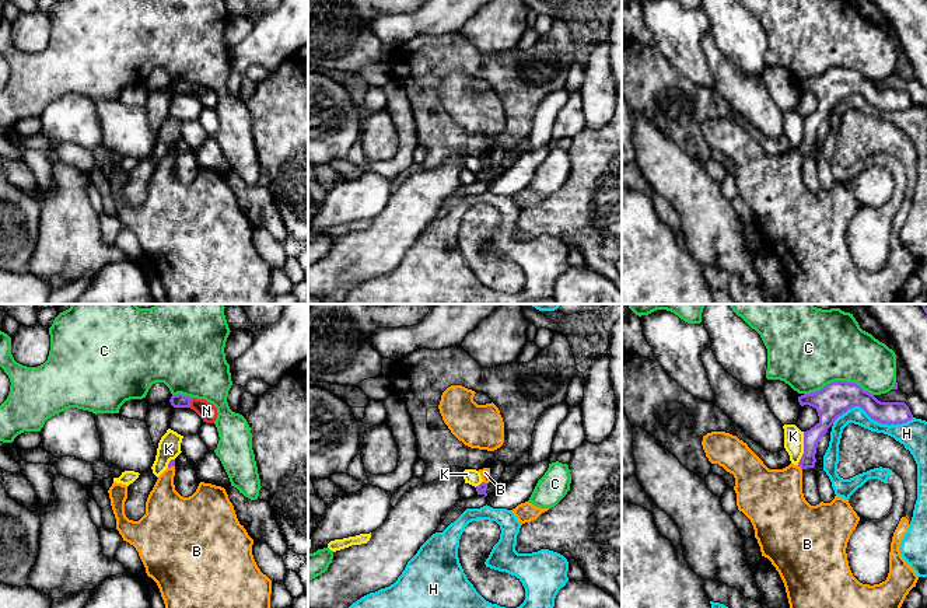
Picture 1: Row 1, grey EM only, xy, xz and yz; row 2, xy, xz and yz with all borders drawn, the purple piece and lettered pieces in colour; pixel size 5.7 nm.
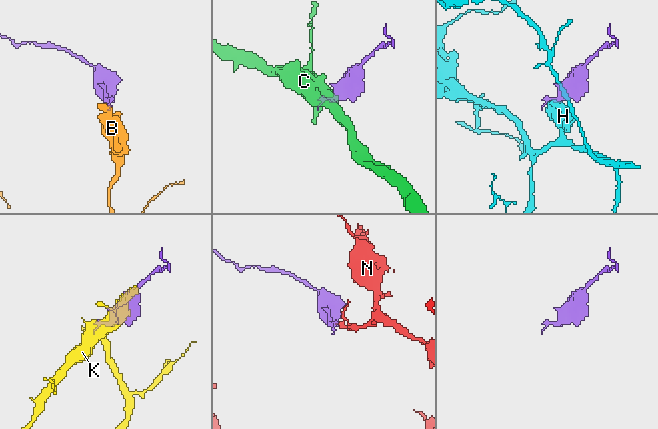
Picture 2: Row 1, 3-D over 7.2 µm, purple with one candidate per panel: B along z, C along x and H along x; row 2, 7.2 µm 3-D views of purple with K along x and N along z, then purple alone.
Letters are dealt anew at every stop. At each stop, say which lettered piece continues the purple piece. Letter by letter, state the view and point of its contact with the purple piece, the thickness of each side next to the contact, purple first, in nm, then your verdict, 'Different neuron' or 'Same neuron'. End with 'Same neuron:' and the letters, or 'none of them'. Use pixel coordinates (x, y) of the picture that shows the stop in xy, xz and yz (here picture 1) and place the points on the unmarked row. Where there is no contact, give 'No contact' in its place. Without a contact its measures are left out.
B: Touches purple at yz (801, 154). Thickness 100 nm (purple) against 360 nm. Different neuron
C: Touches purple at yz (839, 67). Thickness 190 nm (purple) against 440 nm. Different neuron
H: Touches purple at yz (873, 105). Thickness 190 nm (purple) against 160 nm. Different neuron
K: Touches purple at yz (804, 135). Thickness 120 nm (purple) against 110 nm. Different neuron
N: Touches purple at xy (189, 88). Thickness 80 nm (purple) against 100 nm. Same neuron
Same neuron: N

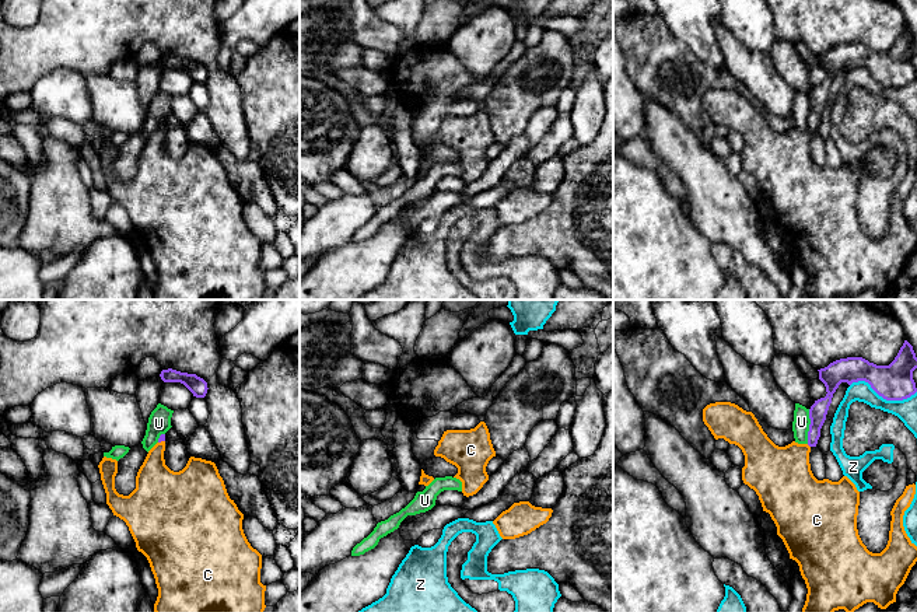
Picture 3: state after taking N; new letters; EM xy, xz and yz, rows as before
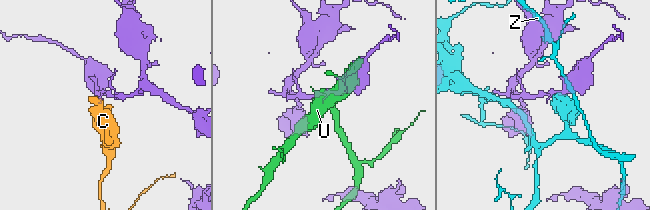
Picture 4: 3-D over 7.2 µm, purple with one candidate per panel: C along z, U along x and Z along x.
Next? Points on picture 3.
C: Touches purple at xy (161, 126). Thickness 30 nm (purple) against 220 nm. Different neuron
U: Touches purple at yz (809, 112). Thickness 100 nm (purple) against 100 nm. Different neuron
Z: Touches purple at yz (884, 84). Thickness 200 nm (purple) against 120 nm. Different neuron
Same neuron: none of them

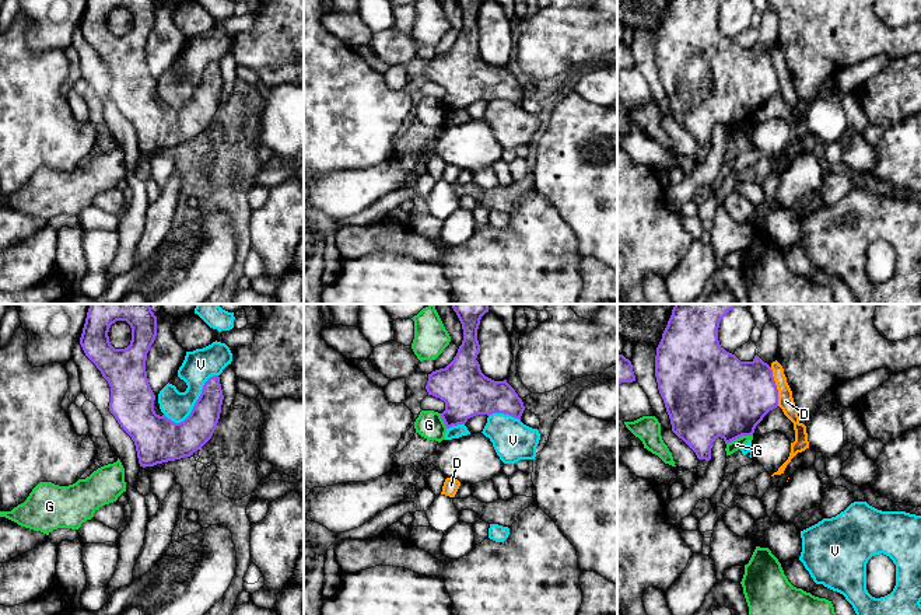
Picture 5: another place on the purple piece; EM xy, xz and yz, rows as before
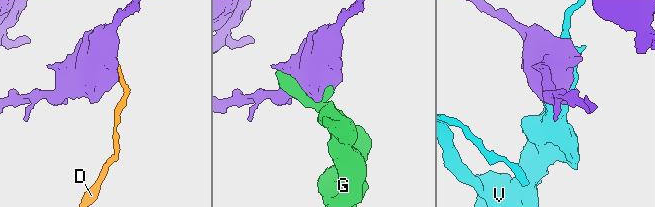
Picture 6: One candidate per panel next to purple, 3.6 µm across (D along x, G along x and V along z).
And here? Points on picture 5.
D: Touches purple at yz (776, 73). Thickness 420 nm (purple) against 90 nm. Different neuron
G: Touches purple at yz (739, 122). Thickness 460 nm (purple) against 70 nm. Different neuron
V: Touches purple at xy (195, 91). Thickness 220 nm (purple) against 180 nm. Different neuron
Same neuron: none of them

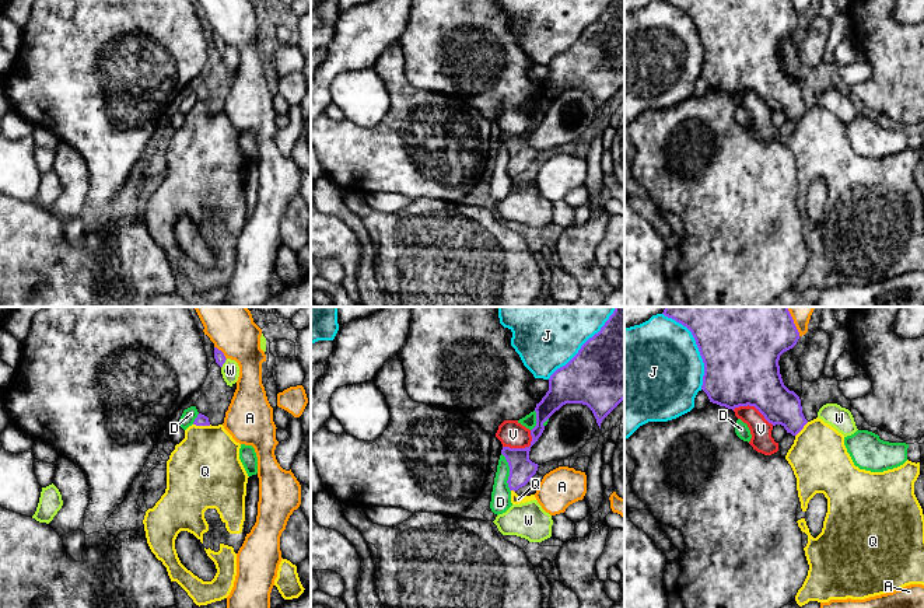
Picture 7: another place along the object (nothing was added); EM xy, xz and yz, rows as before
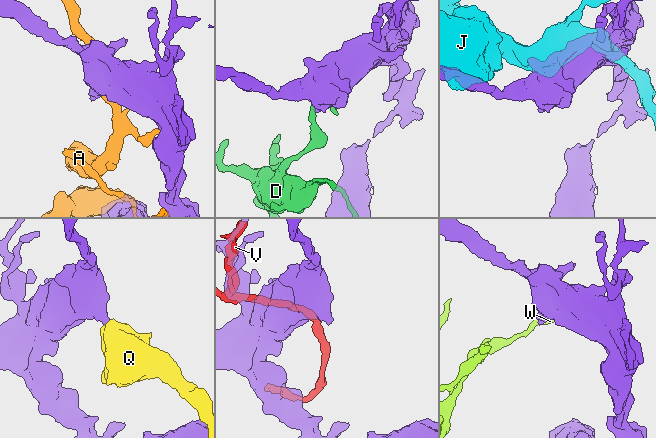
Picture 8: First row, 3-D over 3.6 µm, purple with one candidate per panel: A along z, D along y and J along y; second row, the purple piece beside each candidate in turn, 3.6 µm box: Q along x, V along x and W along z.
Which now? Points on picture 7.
A: Touches purple at xy (221, 38). Thickness 60 nm (purple) against 240 nm. Different neuron
D: Touches purple at xz (510, 159). Thickness 140 nm (purple) against 110 nm. Different neuron
J: Touches purple at yz (697, 32). Thickness 440 nm (purple) against 500 nm. Different neuron
Q: Touches purple at xy (202, 111). Thickness 60 nm (purple) against 420 nm. Same neuron
V: Touches purple at xz (522, 135). Thickness 140 nm (purple) against 150 nm. Different neuron
W: Touches purple at xy (224, 48). Thickness 60 nm (purple) against 110 nm. Different neuron
Same neuron: Q

